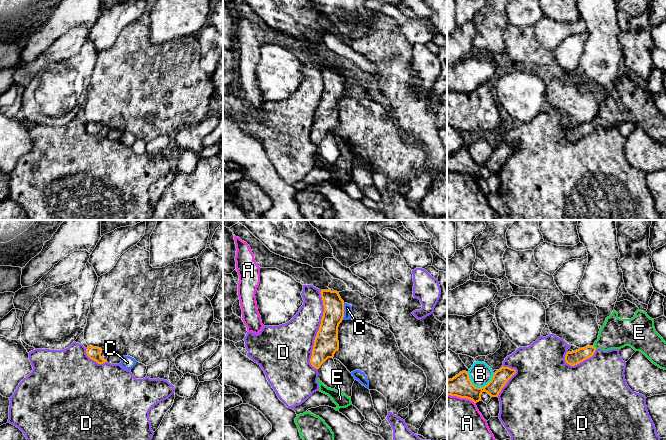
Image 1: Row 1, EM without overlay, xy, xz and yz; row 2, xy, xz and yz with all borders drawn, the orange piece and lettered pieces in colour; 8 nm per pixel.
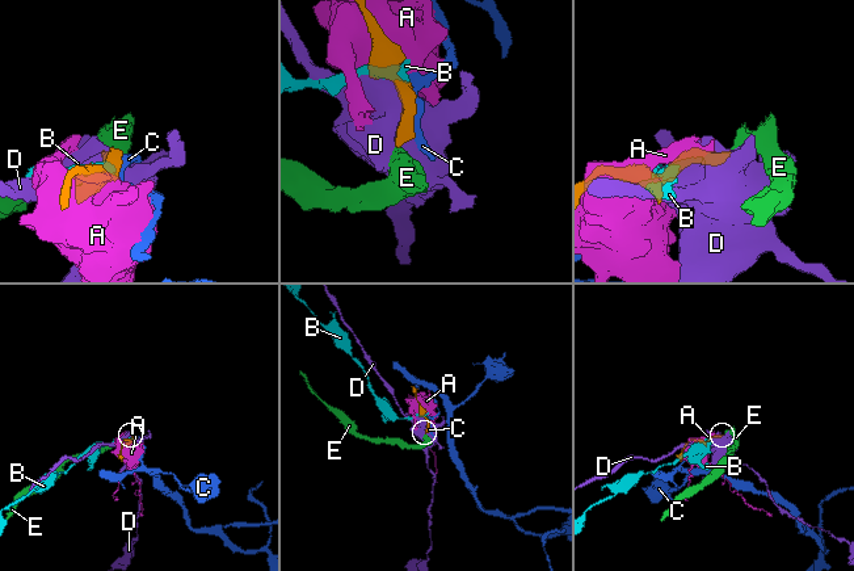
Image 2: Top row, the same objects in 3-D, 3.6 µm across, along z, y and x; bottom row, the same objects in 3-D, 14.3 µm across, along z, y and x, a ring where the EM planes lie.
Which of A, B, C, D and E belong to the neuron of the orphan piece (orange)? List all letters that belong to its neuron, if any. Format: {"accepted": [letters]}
{"accepted": ["E"]}

